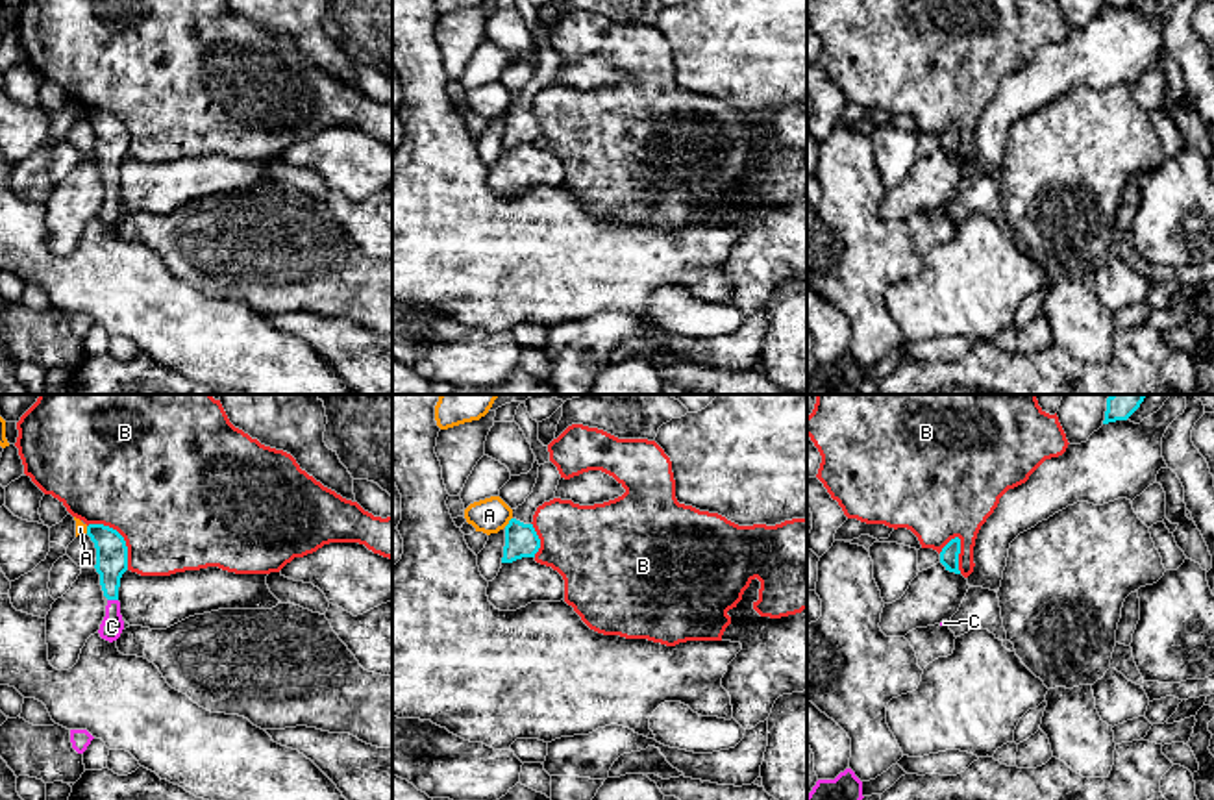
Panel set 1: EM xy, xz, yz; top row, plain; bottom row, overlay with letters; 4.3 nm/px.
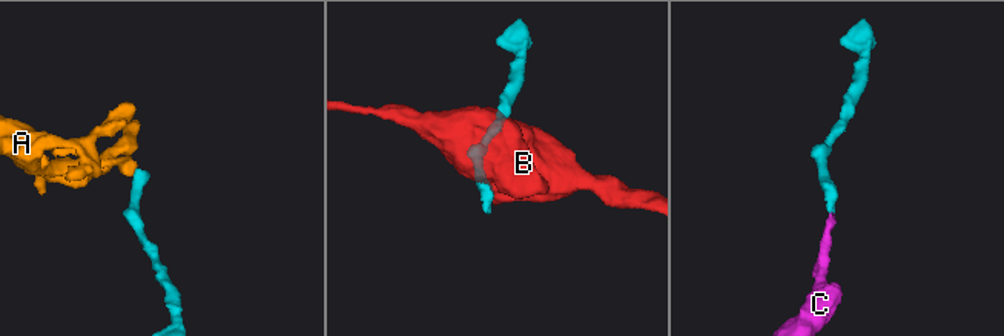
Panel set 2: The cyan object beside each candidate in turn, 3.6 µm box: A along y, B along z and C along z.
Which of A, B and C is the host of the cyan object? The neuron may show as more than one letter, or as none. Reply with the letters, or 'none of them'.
C

